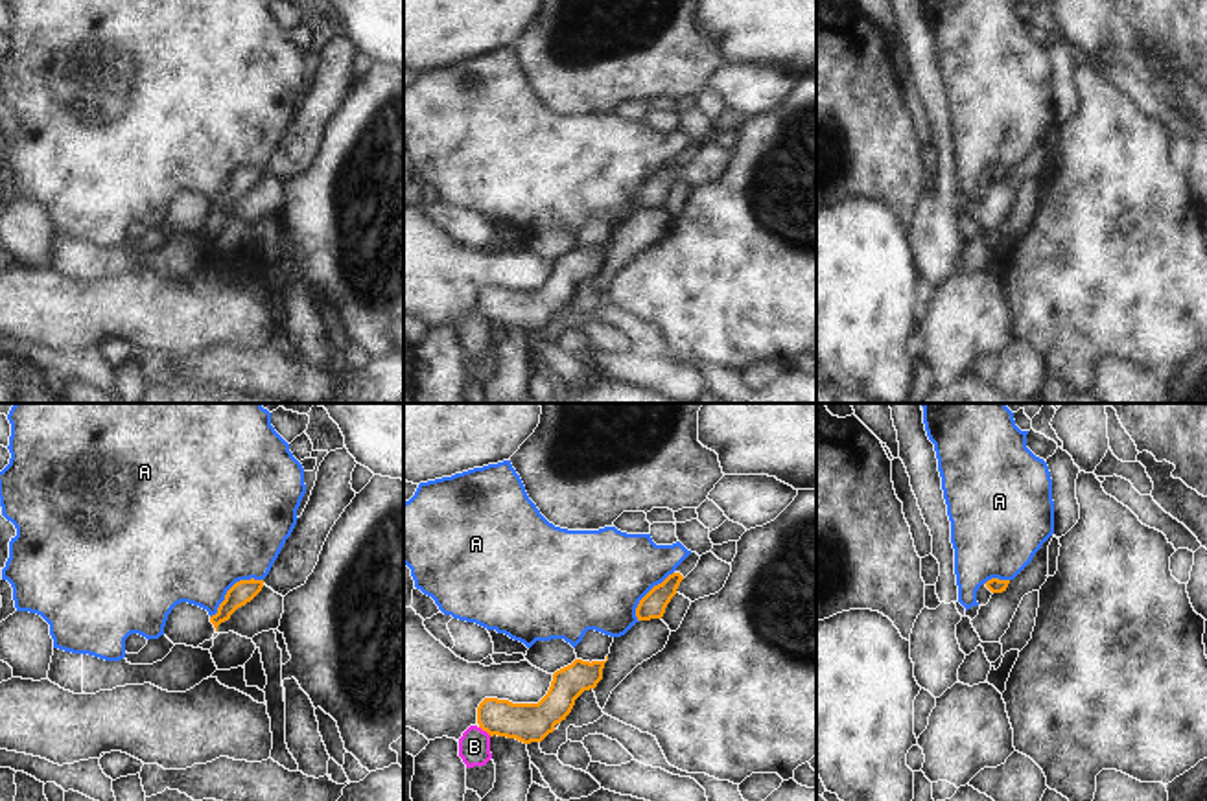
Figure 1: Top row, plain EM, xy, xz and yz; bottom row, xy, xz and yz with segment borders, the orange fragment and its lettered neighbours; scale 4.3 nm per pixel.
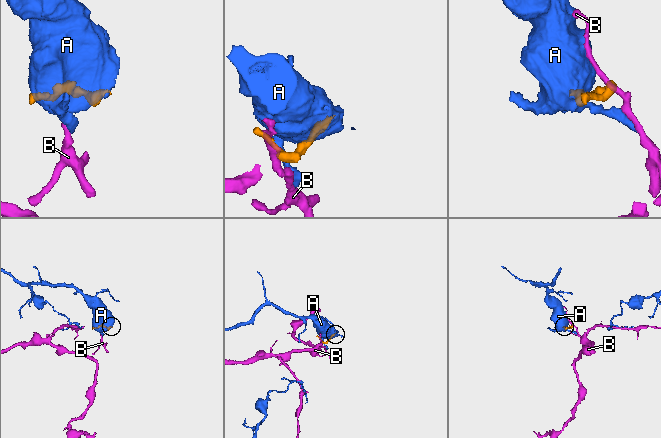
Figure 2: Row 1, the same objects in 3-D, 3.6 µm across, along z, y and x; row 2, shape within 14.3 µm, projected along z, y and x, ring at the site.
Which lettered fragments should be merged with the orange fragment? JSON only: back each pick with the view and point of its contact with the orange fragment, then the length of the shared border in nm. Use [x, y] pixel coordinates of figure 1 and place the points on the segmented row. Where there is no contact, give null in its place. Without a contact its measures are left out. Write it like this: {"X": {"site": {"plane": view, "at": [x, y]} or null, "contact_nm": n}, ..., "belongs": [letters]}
{"belongs": []}

